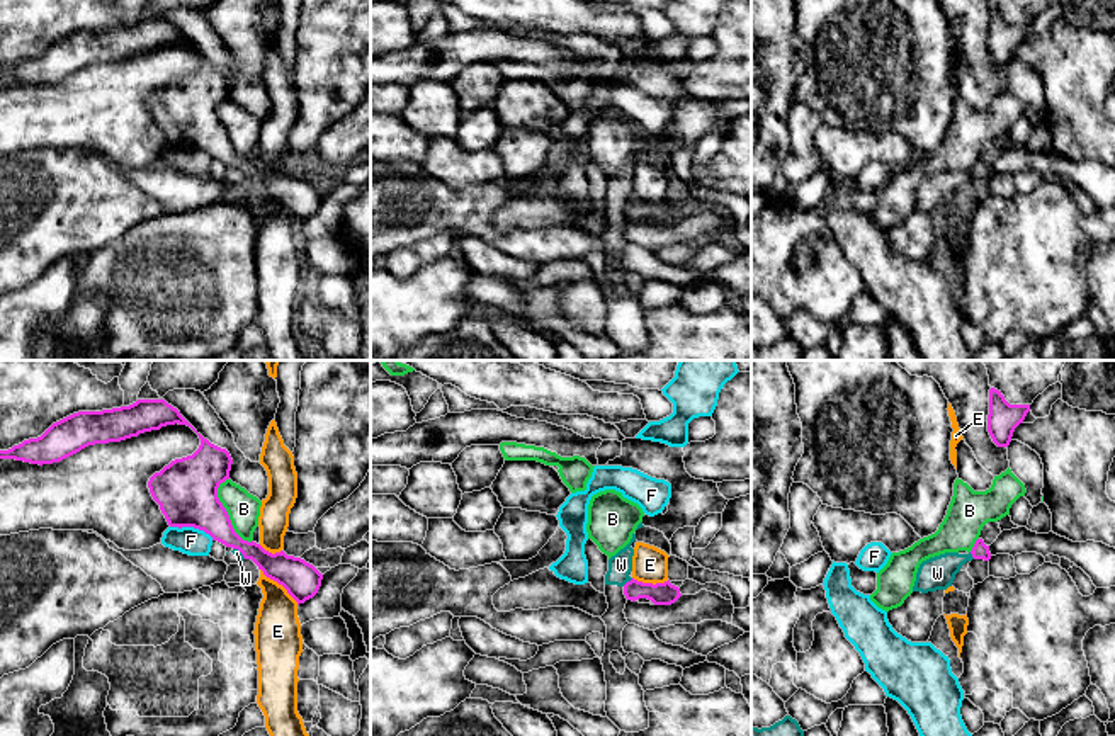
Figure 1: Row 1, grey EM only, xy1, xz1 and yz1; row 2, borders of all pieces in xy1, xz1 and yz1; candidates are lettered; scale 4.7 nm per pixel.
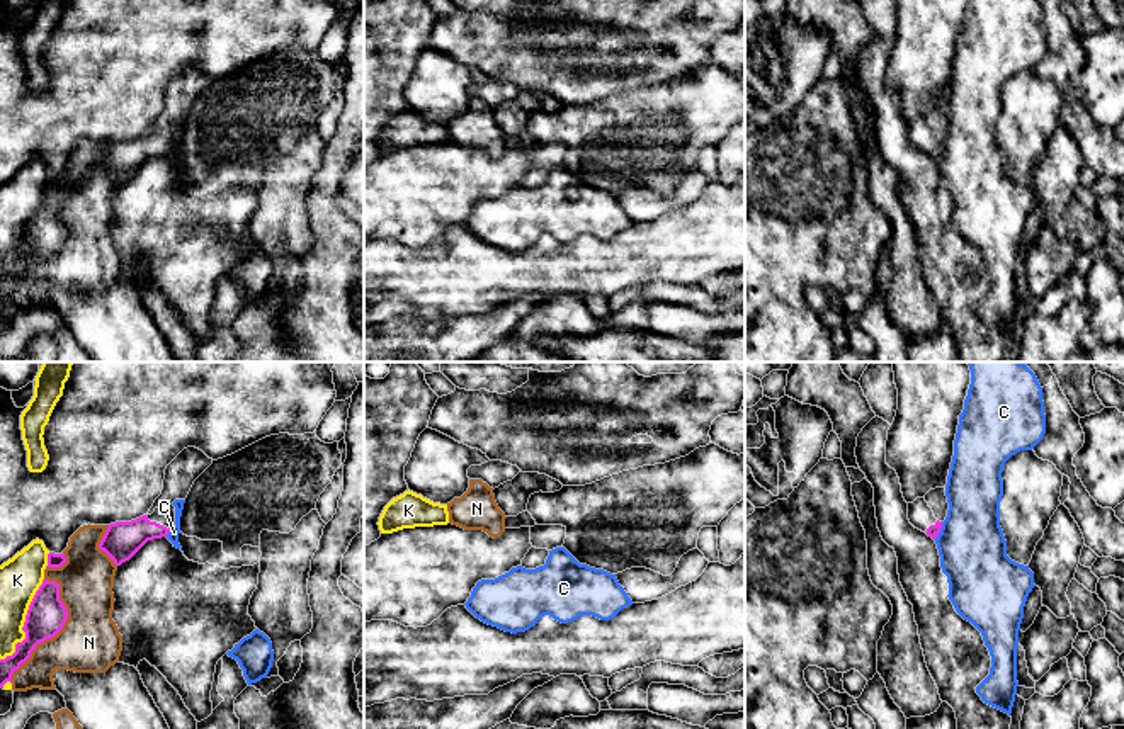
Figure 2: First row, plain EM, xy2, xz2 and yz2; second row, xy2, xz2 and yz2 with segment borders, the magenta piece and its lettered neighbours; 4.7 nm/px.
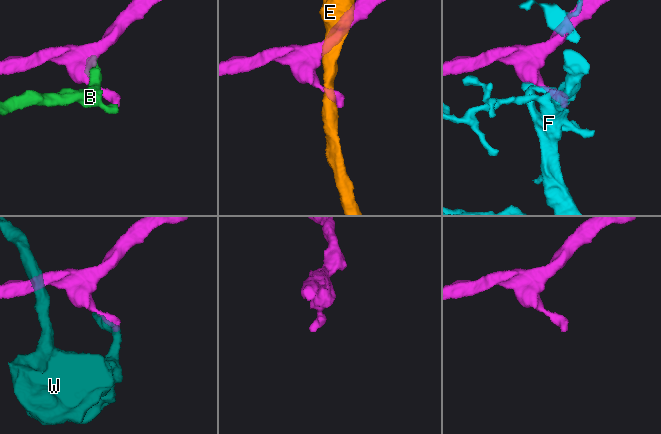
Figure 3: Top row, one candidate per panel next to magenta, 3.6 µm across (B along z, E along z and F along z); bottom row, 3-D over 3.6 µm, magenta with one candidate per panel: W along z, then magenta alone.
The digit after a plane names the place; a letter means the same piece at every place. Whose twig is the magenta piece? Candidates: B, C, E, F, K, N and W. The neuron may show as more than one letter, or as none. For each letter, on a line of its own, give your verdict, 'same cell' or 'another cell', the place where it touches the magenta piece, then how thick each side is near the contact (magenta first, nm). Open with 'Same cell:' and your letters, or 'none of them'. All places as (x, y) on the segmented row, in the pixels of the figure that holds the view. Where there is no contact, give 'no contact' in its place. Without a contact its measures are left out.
Same cell: none of them
B: another cell; contact xy1 (226, 512); calibres 300 and 160 nm
C: another cell; contact yz2 (939, 531); calibres 60 and 320 nm
E: another cell; contact xy1 (279, 583); calibres 170 and 220 nm
F: another cell; contact xy1 (192, 526); calibres 300 and 130 nm
K: another cell; contact xy2 (24, 622); calibres 190 and 200 nm
N: another cell; contact xy2 (55, 634); calibres 190 and 280 nm
W: another cell; contact xz1 (628, 582); calibres 110 and 110 nm

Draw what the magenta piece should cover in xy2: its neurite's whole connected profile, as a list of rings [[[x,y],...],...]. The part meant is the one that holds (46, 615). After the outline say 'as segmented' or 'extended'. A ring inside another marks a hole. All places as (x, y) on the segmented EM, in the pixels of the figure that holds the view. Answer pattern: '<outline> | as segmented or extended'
[[[43,579],[43,585],[36,591],[22,630],[26,639],[15,644],[15,653],[0,659],[0,688],[7,681],[12,683],[12,675],[31,658],[31,653],[37,644],[54,637],[65,625],[68,610],[60,600],[60,585],[56,581]]] | as segmented

